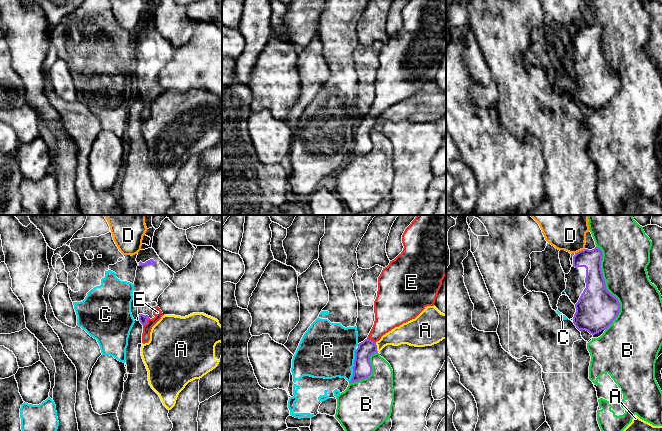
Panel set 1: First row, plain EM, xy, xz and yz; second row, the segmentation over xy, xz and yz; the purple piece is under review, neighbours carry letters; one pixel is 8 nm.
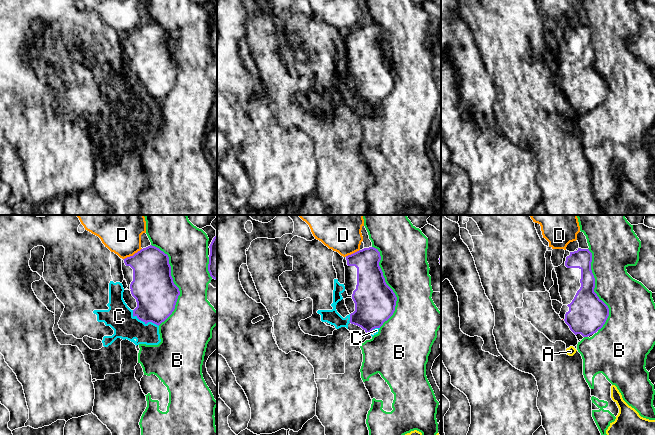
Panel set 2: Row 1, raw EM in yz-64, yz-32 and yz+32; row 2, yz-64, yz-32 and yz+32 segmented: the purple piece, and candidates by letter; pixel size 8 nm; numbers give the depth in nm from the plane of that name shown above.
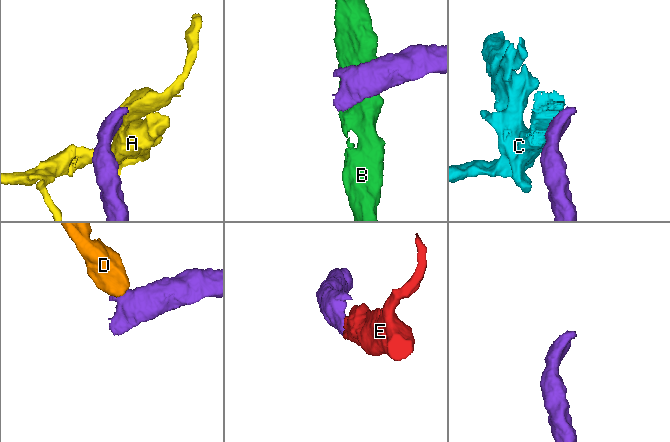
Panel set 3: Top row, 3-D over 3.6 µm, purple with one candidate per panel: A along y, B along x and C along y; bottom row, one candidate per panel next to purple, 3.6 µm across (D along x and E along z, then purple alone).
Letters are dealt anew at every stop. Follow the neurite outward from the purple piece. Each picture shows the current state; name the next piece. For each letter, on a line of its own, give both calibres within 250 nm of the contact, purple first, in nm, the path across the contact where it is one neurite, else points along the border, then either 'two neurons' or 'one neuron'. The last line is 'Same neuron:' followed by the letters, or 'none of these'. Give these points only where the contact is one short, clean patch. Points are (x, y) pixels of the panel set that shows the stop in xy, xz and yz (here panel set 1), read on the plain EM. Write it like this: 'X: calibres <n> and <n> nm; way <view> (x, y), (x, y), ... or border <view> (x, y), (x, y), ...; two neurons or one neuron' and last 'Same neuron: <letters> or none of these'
A: calibres 150 and 160 nm; border xz (375, 118), (378, 127); two neurons
B: calibres 320 and 360 nm; two neurons
C: calibres 150 and 440 nm; border xz (356, 125), (352, 153), (348, 157); two neurons
D: calibres 160 and 220 nm; border yz (584, 24), (575, 29); two neurons
E: calibres 70 and 70 nm; way xy (143, 95), (146, 97), (152, 97), (157, 88); one neuron
Same neuron: E

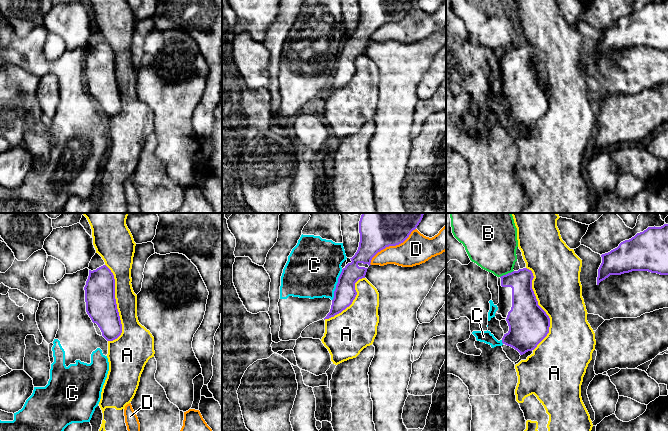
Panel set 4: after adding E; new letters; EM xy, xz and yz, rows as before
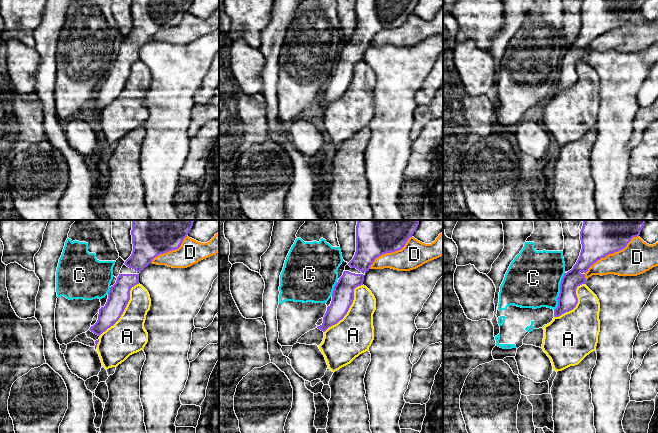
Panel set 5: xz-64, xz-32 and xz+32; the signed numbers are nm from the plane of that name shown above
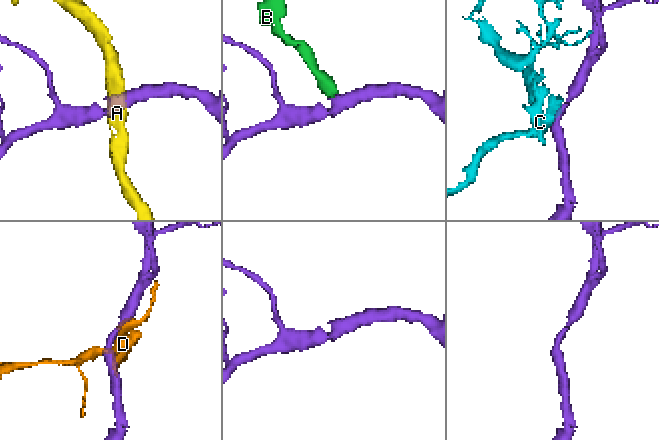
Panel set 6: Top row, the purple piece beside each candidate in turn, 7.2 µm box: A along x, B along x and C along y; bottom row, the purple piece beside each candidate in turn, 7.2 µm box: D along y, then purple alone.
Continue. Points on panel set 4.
A: calibres 320 and 380 nm; two neurons
B: calibres 190 and 380 nm; border yz (513, 46), (500, 53); two neurons
C: calibres 170 and 440 nm; border xz (342, 45), (332, 76); two neurons
D: calibres 220 and 240 nm; two neurons
Same neuron: none of these

